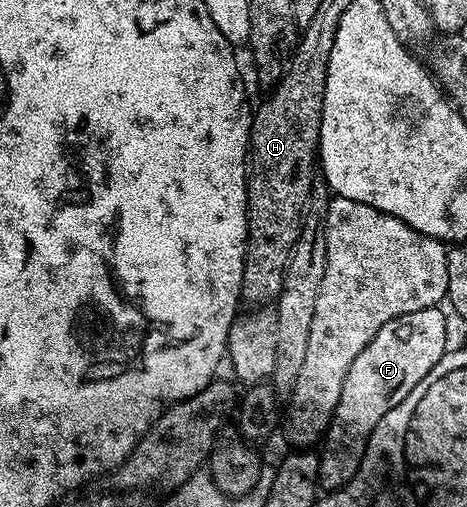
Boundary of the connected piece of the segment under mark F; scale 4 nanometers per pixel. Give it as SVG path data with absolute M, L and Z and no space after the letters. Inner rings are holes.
M434 307L399 315L383 323L379 335L359 351L355 363L351 363L351 371L347 371L347 379L343 379L343 395L339 395L339 403L323 438L326 453L322 452L319 457L322 490L339 489L352 481L361 467L371 435L375 427L379 427L379 419L383 419L391 407L403 403L403 399L411 395L415 383L419 383L419 379L423 379L423 375L427 375L447 352L445 340L449 337L449 325L443 310Z

